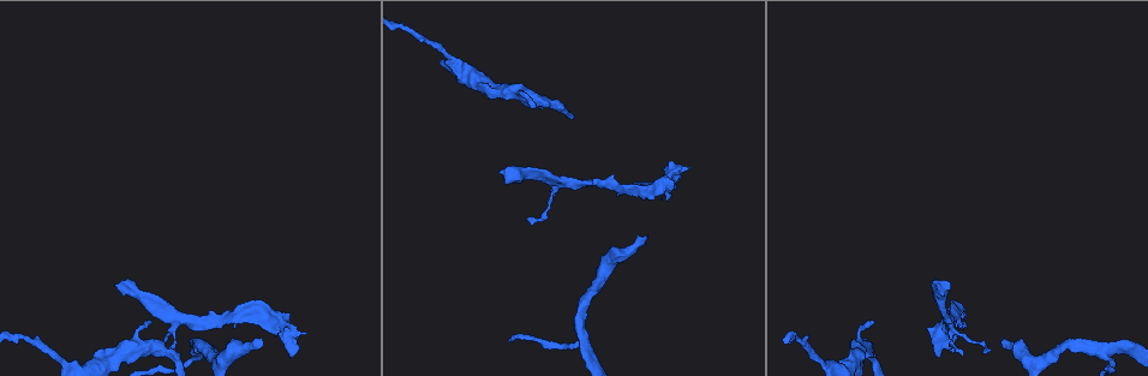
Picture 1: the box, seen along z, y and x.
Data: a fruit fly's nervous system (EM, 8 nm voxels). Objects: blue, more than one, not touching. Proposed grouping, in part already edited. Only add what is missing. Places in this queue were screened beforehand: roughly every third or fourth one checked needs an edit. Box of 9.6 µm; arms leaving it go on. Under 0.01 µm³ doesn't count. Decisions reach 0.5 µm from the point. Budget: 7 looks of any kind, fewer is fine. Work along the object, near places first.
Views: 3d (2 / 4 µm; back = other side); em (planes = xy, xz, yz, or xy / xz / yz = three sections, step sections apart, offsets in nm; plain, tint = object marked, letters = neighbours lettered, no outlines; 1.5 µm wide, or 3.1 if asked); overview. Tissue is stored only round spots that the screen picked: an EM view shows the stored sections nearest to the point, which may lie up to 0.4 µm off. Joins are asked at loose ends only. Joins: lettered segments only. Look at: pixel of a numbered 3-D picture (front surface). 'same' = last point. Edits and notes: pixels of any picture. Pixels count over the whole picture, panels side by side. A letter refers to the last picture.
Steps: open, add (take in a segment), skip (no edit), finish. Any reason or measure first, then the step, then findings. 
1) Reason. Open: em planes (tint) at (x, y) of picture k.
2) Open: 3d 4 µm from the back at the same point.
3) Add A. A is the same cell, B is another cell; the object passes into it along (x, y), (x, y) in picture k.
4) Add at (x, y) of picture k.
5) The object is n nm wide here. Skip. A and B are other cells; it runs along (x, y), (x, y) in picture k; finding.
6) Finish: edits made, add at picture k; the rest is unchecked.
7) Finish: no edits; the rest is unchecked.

Branch stops here. Open: 3d 2 µm at (645, 238) of picture 1.

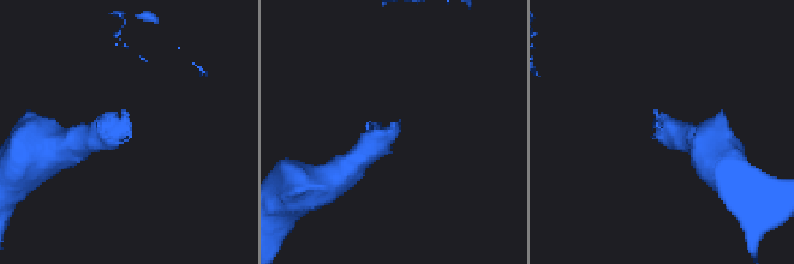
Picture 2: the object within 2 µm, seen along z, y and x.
Shape alone is not enough. Open: em planes (letters) at (394, 126) of picture 2.

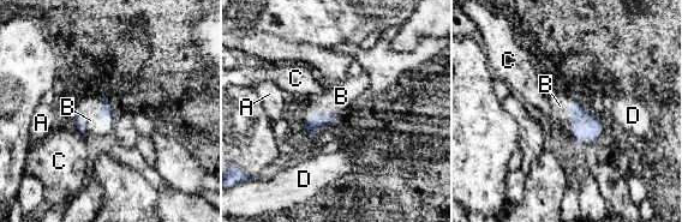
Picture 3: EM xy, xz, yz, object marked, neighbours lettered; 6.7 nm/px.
Add B. B is the same cell, A, C and D are other cells; the object passes into it along (587, 127), (570, 118), (560, 106) in picture 3; it goes on there.

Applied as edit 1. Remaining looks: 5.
Open: em xz step 4 (letters) at (963, 354) of picture 1.

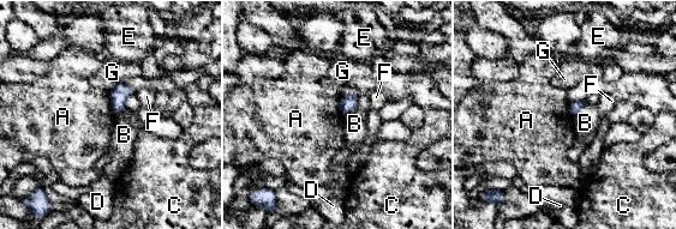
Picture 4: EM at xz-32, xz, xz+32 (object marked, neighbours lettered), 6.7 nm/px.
Open: em planes (letters) at the same point.

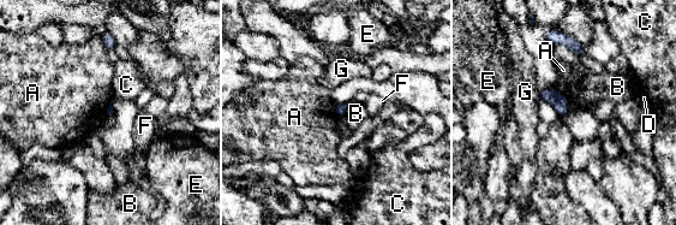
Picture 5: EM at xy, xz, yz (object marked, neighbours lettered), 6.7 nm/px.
Skip. A, B, C, D, E, F and G are other cells; a border runs along (554, 88), (568, 100) in picture 5; none of them fits.

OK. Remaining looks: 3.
Free end. Open: em planes (tint) at (871, 321) of picture 1.

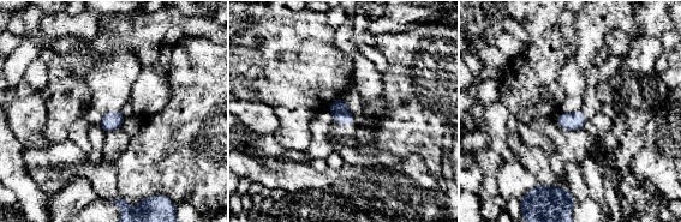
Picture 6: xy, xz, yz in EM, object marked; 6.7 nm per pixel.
See the neighbours. Open: em planes (letters) at the same point.

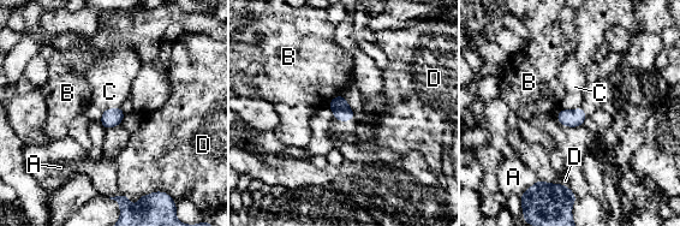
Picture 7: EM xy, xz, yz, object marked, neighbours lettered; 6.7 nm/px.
Skip. A, B, C and D are other cells; a border runs along (120, 106), (102, 111) in picture 7; no lettered segment goes on from it.

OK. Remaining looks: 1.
Finish: edits made, add at picture 3; the rest is unchecked.

